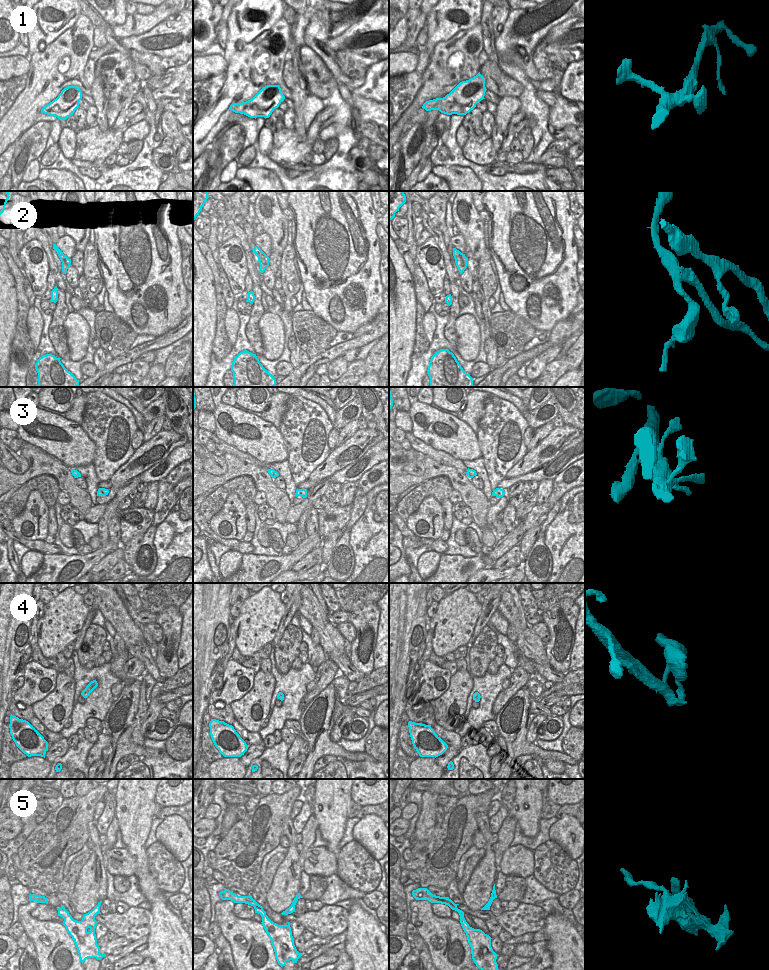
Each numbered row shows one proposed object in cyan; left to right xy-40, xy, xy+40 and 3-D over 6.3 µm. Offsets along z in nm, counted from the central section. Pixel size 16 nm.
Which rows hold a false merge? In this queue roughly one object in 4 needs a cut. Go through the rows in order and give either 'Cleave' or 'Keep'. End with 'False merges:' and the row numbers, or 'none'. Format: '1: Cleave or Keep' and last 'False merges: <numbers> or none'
1: Keep
2: Cleave
3: Keep
4: Keep
5: Cleave
False merges: 2, 5.

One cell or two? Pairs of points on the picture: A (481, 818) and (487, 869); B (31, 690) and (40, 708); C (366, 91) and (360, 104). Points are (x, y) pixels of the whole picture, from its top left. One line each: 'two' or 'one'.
A: one
B: two
C: two

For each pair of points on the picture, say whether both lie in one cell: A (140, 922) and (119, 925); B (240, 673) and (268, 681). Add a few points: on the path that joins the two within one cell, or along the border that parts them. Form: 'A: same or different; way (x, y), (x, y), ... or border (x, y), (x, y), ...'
A: same; way (135, 923), (124, 924)
B: different; border (255, 674), (253, 686), (241, 697)

